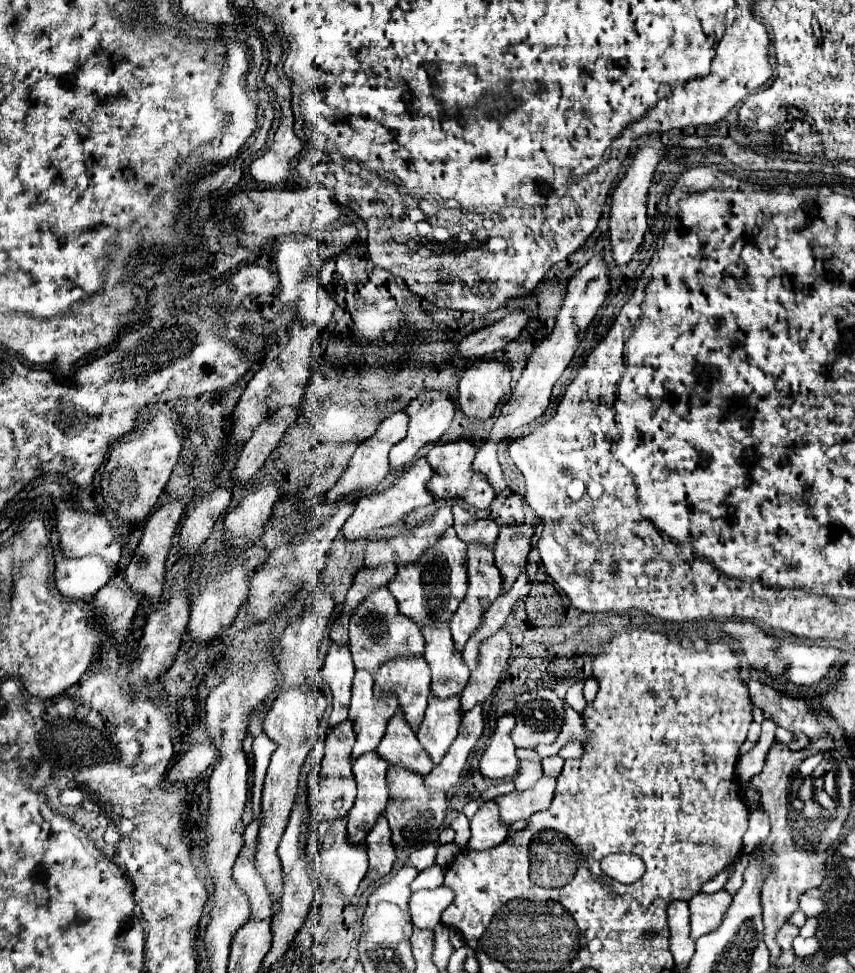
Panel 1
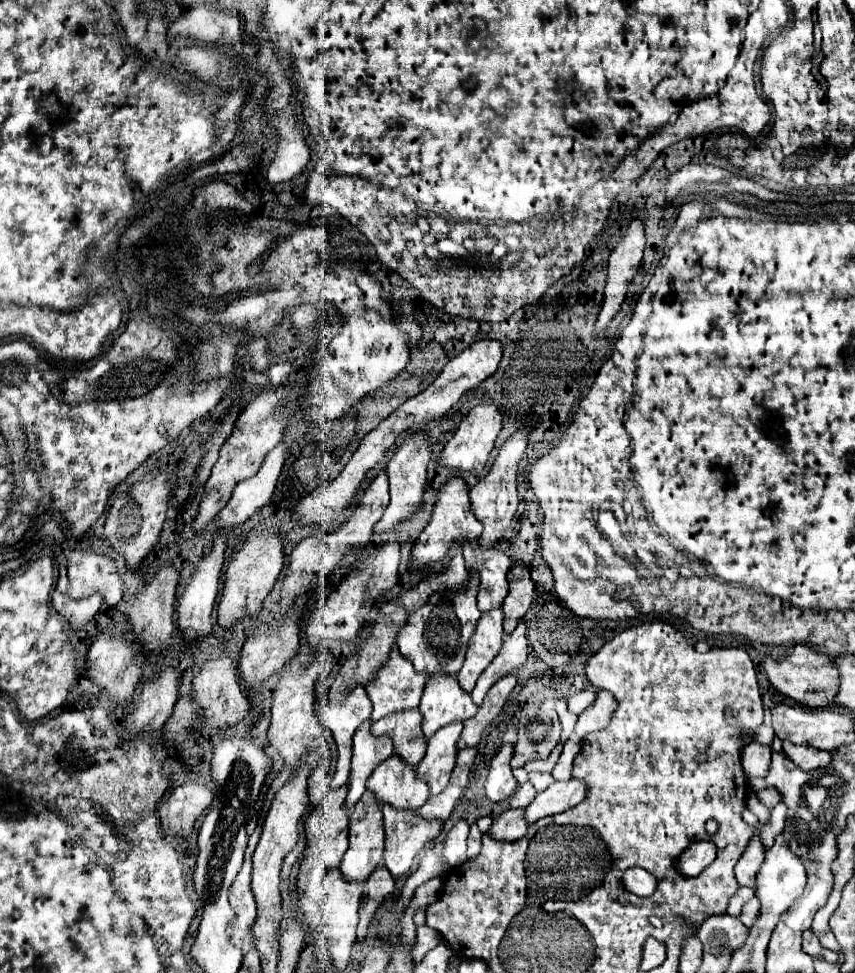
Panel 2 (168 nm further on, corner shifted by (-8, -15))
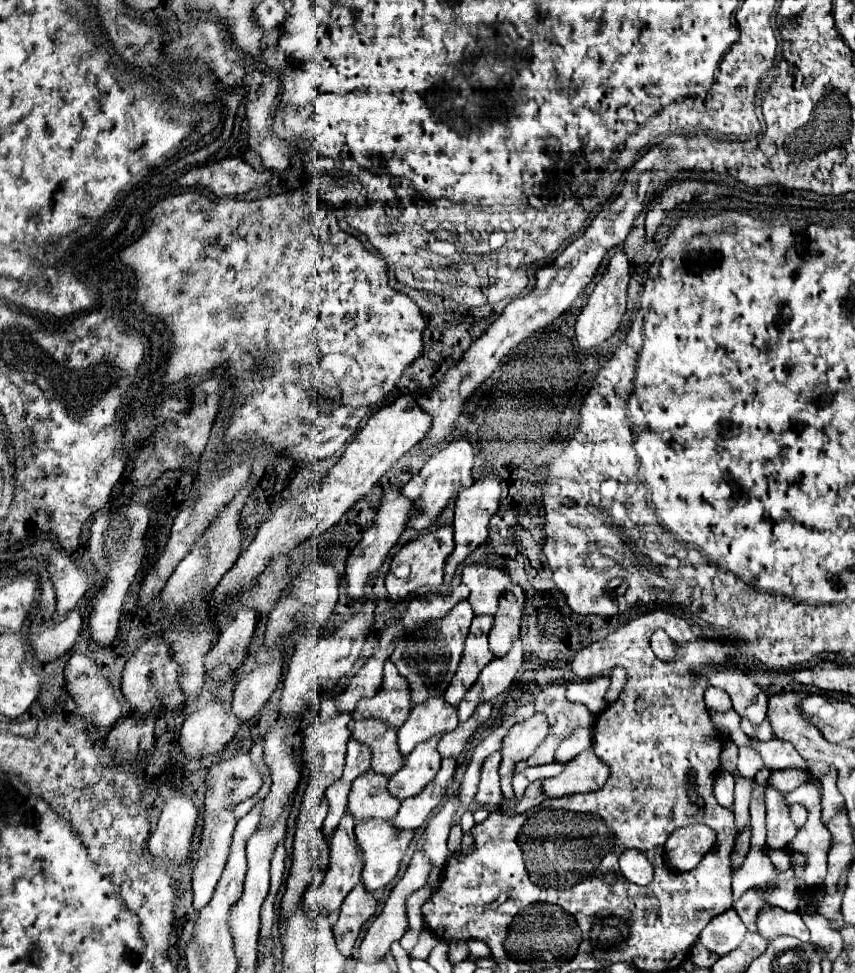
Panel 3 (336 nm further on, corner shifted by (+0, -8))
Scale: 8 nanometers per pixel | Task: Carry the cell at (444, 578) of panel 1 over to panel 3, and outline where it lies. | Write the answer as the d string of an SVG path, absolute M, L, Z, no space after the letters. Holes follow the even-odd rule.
M463 600L463 602L455 604L443 618L425 622L423 626L407 632L397 642L395 652L391 654L391 662L409 680L413 704L419 704L419 702L427 700L429 696L445 692L445 688L449 686L449 682L459 666L463 644L465 644L465 638L467 638L473 618L475 618L475 614L469 608L469 602ZM429 634L433 634L433 636L429 636Z

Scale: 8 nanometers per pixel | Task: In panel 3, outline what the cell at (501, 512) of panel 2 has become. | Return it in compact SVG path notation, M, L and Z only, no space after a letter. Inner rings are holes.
M485 474L479 480L475 480L469 488L463 488L455 502L455 550L449 558L449 564L445 564L445 582L451 580L455 568L467 558L469 552L473 552L477 546L481 546L489 538L489 522L499 512L501 506L501 478L497 474Z

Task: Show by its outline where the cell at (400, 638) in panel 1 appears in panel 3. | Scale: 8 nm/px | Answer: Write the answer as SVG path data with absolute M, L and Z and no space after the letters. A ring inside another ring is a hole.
M391 660L385 662L385 674L383 684L377 690L373 698L361 698L357 702L357 708L353 710L353 720L361 718L381 718L389 722L391 726L399 728L409 712L411 712L411 688L405 676L397 672L397 668L391 664Z

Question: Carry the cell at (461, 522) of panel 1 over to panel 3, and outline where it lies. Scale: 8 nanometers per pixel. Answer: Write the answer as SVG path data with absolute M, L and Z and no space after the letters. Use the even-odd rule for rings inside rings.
M469 564L463 568L463 584L471 590L467 600L475 614L495 614L497 600L509 588L511 580L509 574L489 564Z

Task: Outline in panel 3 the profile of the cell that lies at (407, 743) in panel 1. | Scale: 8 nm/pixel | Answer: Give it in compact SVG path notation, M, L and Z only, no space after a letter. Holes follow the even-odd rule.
M371 770L361 774L353 782L353 788L349 794L349 812L357 820L395 818L395 814L401 806L401 800L397 800L389 794L387 784L389 784L389 776L385 776L385 774L377 774Z

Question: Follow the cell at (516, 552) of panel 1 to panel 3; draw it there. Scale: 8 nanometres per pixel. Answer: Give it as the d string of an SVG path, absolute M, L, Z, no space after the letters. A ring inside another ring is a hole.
M505 592L499 600L499 610L495 614L495 624L489 632L489 646L491 646L491 652L495 656L503 656L511 648L513 636L519 634L519 622L521 622L521 614L523 614L521 600L523 600L523 592Z

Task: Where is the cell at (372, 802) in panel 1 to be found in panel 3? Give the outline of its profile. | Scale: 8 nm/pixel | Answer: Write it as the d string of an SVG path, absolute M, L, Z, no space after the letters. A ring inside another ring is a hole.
M345 812L345 816L341 818L339 826L335 828L333 836L331 836L331 858L329 858L329 868L325 872L323 882L317 888L317 896L315 896L315 906L313 906L313 914L311 918L317 918L317 912L335 912L345 896L357 886L357 882L361 880L361 868L363 868L363 856L361 856L361 848L357 848L357 840L355 840L355 818Z

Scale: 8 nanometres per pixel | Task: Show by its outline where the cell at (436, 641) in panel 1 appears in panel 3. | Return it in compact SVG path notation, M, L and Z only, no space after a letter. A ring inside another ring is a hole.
M435 694L429 700L415 704L407 722L397 732L397 742L403 754L409 754L419 742L431 738L437 732L451 732L459 724L457 708Z

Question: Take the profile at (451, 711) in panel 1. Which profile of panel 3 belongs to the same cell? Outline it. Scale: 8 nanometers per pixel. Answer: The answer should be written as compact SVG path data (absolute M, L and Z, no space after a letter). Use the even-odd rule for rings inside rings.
M435 734L433 738L417 744L409 758L405 758L403 768L391 776L389 792L399 800L409 796L417 796L439 772L441 754L437 752L437 742L443 734Z

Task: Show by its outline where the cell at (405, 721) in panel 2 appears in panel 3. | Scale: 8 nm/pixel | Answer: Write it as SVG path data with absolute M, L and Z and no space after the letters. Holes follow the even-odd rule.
M367 718L357 722L353 720L351 728L357 740L373 748L373 772L391 776L403 766L405 756L397 746L397 730L393 726L377 718Z

